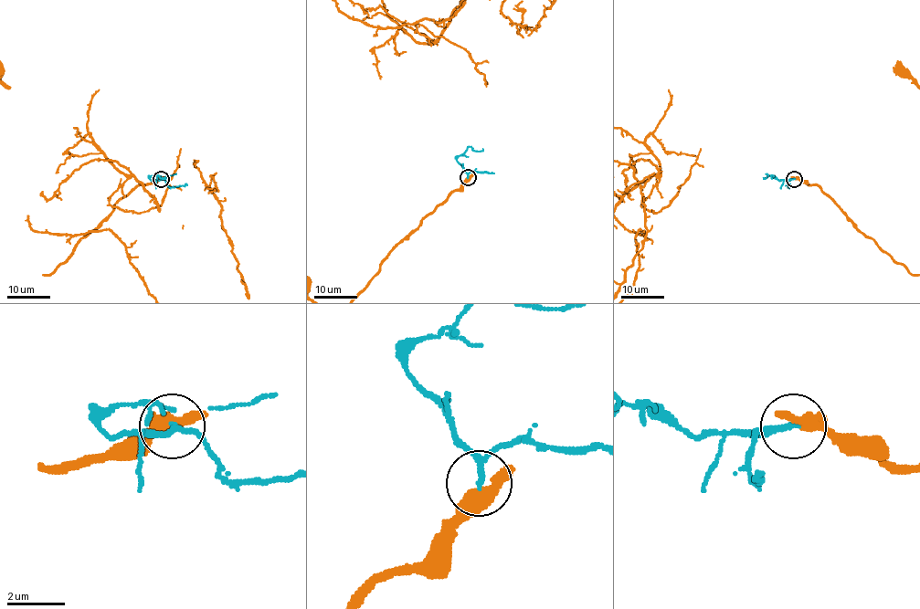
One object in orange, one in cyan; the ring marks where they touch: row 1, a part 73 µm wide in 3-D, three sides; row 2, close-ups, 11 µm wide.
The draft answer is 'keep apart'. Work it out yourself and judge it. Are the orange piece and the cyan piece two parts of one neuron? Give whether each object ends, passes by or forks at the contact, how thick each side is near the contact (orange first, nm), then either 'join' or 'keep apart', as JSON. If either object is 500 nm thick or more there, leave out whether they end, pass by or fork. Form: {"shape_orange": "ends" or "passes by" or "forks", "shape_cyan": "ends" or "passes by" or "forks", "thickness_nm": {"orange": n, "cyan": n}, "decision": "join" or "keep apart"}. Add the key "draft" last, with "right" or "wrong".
{"shape_orange": "passes by", "shape_cyan": "passes by", "thickness_nm": {"orange": 400, "cyan": 150}, "decision": "keep apart", "draft": "right"}

